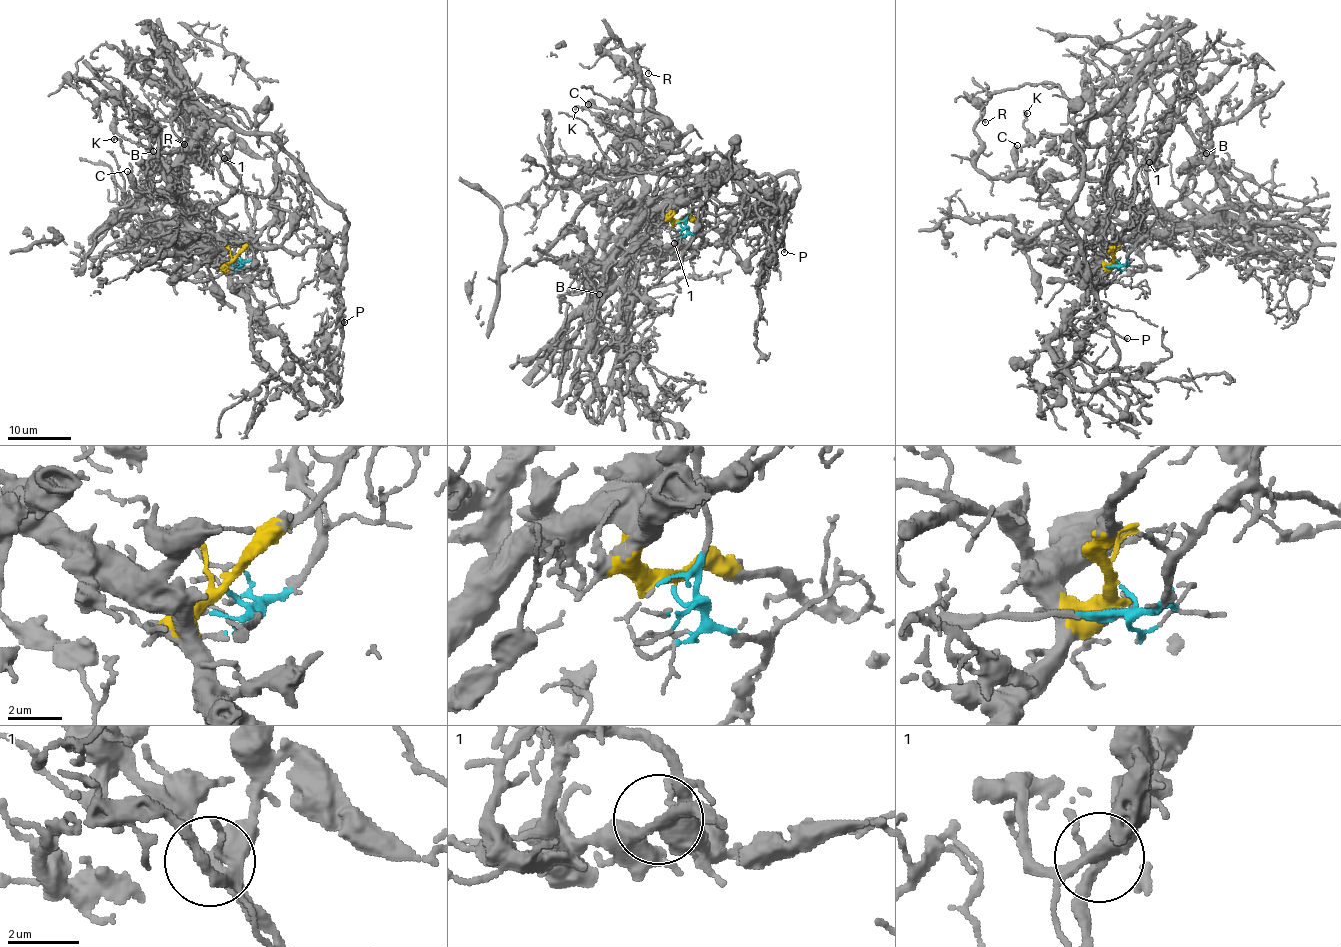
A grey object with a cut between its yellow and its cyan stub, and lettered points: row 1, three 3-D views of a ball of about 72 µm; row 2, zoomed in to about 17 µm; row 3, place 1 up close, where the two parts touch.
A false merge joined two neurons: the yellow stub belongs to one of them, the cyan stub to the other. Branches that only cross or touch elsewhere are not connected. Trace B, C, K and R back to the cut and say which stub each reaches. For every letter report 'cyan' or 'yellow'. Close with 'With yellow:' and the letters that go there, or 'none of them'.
B: yellow
C: yellow
K: yellow
R: cyan
With yellow: B, C, K

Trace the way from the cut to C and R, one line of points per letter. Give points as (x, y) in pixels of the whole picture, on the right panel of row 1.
C: (1116, 258), (1107, 264), (1101, 258), (1116, 236), (1087, 226), (1067, 203), (1020, 172), (1017, 145)
R: (1116, 260), (1155, 216), (1146, 175), (1170, 107), (1151, 77), (1080, 130), (1052, 83), (996, 90), (986, 122)

